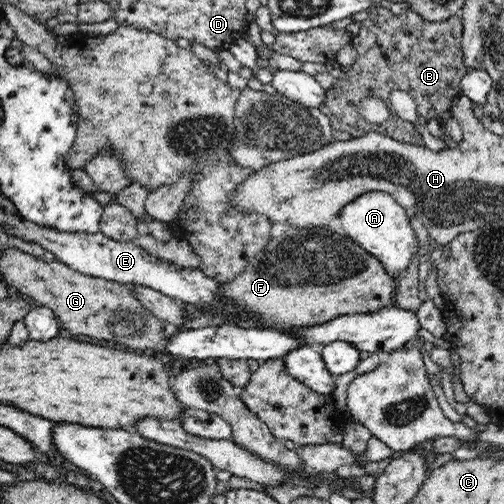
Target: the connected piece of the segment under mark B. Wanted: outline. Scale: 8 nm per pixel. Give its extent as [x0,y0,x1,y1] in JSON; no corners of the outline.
[319,7,467,145]

